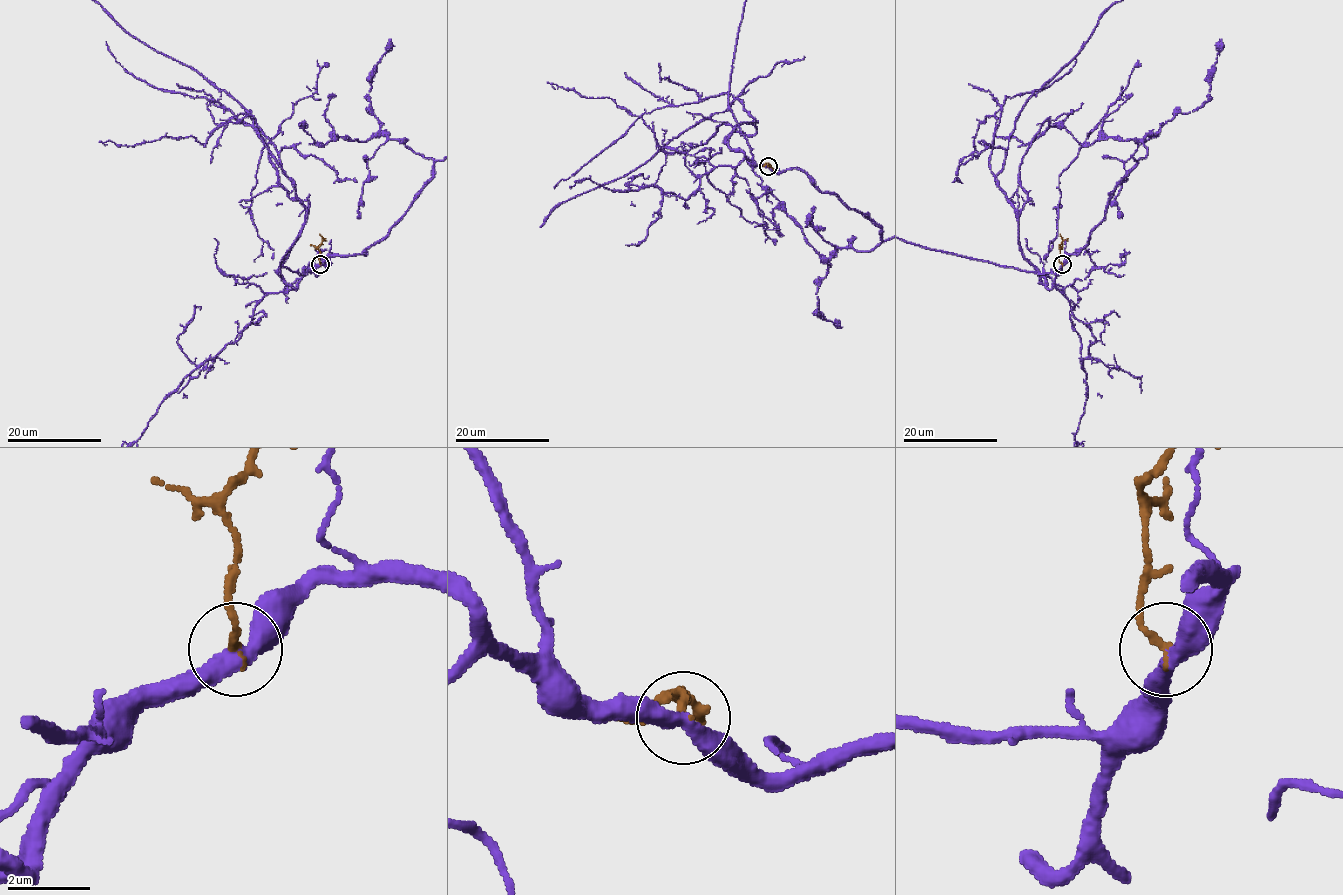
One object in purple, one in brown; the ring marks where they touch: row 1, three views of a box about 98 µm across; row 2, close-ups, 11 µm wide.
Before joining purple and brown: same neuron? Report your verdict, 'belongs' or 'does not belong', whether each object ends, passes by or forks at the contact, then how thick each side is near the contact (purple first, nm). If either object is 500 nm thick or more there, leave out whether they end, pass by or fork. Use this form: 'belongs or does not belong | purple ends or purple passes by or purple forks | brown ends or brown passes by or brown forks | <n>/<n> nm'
belongs | purple passes by | brown ends | 420/180 nm

